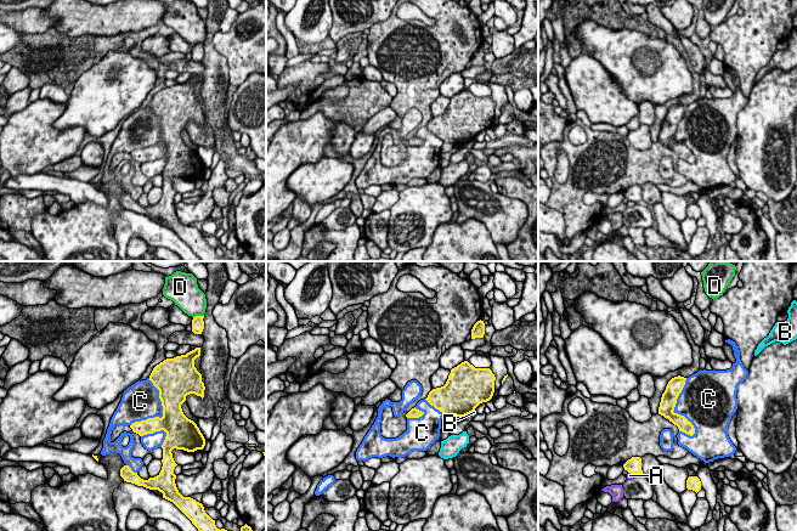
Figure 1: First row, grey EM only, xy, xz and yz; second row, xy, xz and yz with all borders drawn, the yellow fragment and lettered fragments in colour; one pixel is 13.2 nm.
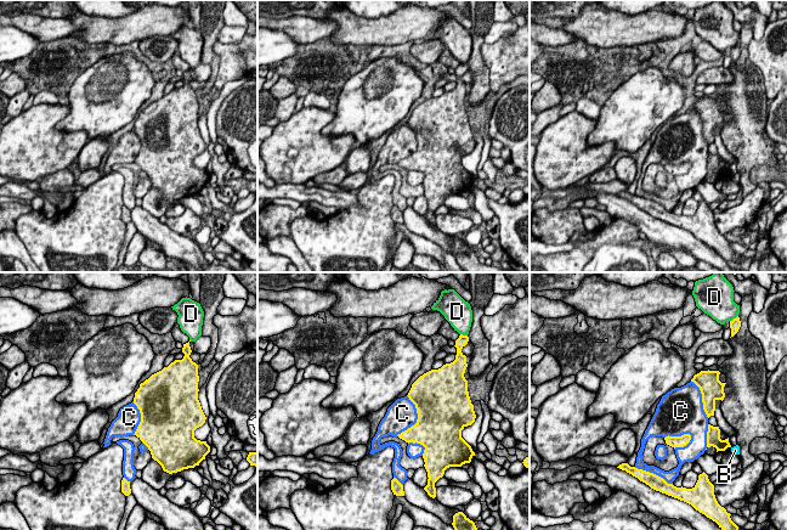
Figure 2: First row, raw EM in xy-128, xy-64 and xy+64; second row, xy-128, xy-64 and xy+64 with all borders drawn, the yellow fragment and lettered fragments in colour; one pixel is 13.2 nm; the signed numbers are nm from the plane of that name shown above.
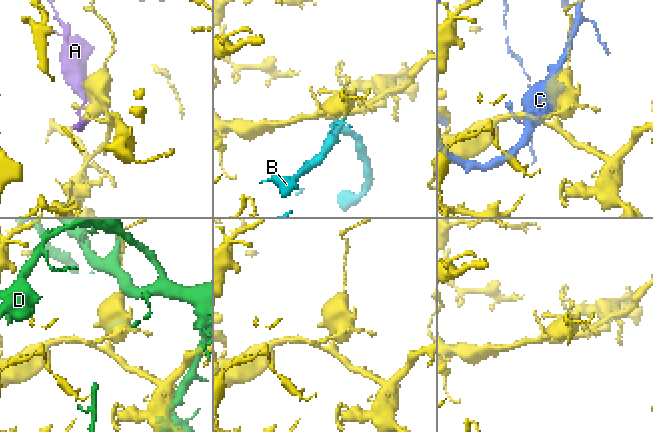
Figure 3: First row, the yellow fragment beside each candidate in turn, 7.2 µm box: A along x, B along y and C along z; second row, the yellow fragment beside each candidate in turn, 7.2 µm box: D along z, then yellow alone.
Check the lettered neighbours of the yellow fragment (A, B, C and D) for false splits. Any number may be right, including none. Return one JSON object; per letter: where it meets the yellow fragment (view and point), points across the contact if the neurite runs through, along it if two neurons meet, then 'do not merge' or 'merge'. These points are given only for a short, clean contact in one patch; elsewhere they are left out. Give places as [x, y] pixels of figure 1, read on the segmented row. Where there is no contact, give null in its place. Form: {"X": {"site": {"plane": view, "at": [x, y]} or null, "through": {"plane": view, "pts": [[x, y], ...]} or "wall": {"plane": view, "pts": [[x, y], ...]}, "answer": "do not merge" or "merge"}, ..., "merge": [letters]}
{"A": {"site": {"plane": "yz", "at": [632, 473]}, "wall": {"plane": "yz", "pts": [[628, 472], [636, 475]]}, "answer": "do not merge"}, "B": {"site": {"plane": "xz", "at": [473, 411]}, "answer": "do not merge"}, "C": {"site": {"plane": "yz", "at": [673, 410]}, "answer": "do not merge"}, "D": {"site": {"plane": "xy", "at": [198, 316]}, "answer": "do not merge"}, "merge": []}

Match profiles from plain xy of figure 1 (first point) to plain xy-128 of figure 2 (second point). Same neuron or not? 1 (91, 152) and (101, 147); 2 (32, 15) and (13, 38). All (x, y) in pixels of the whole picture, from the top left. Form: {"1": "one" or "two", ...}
{"1": "one", "2": "two"}

